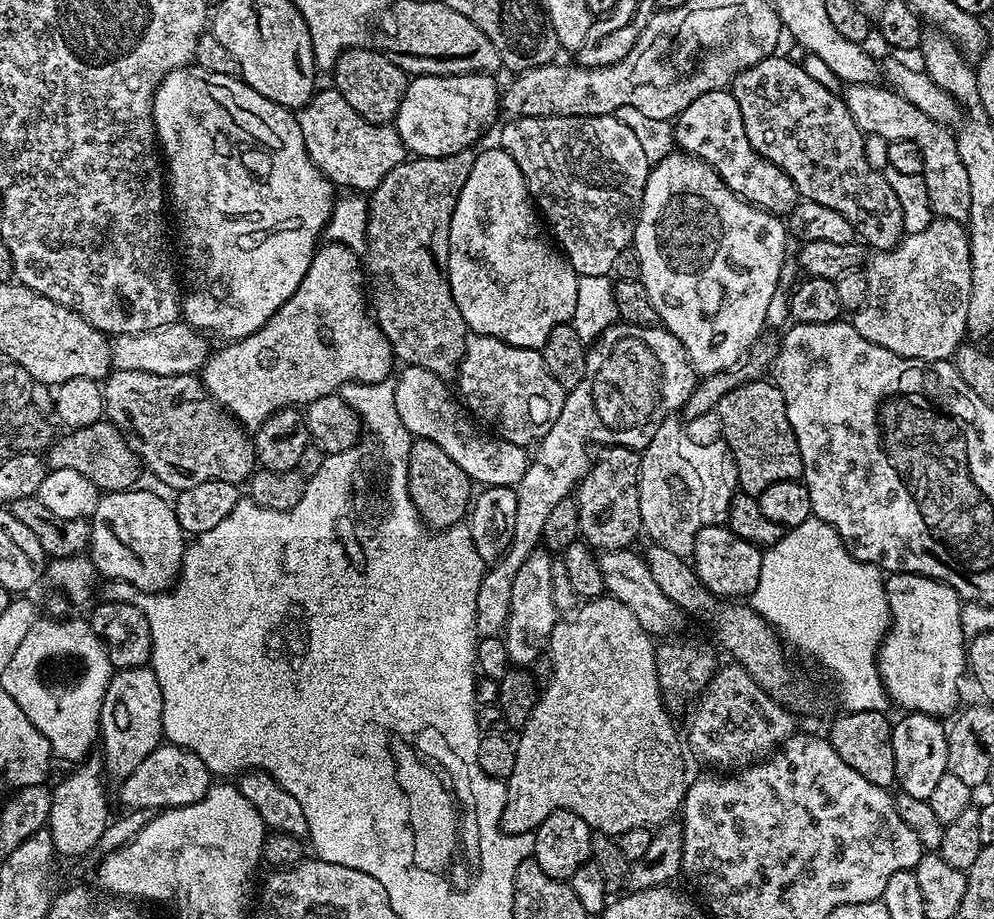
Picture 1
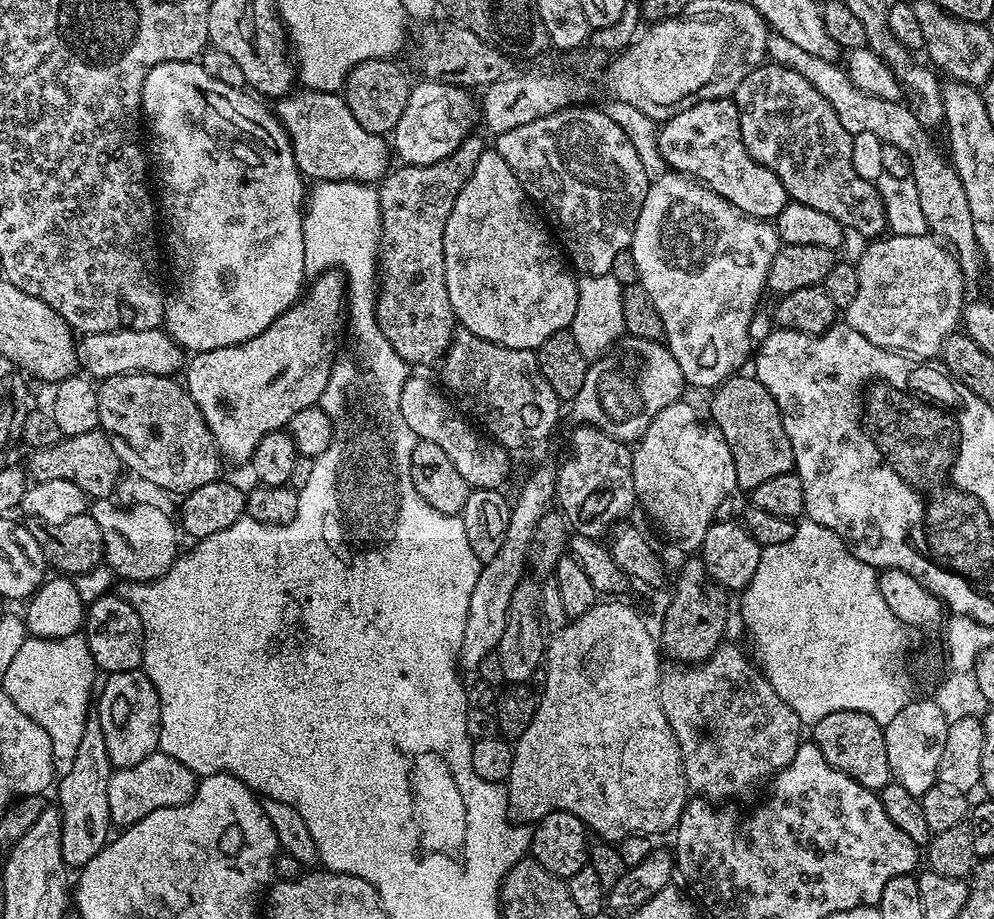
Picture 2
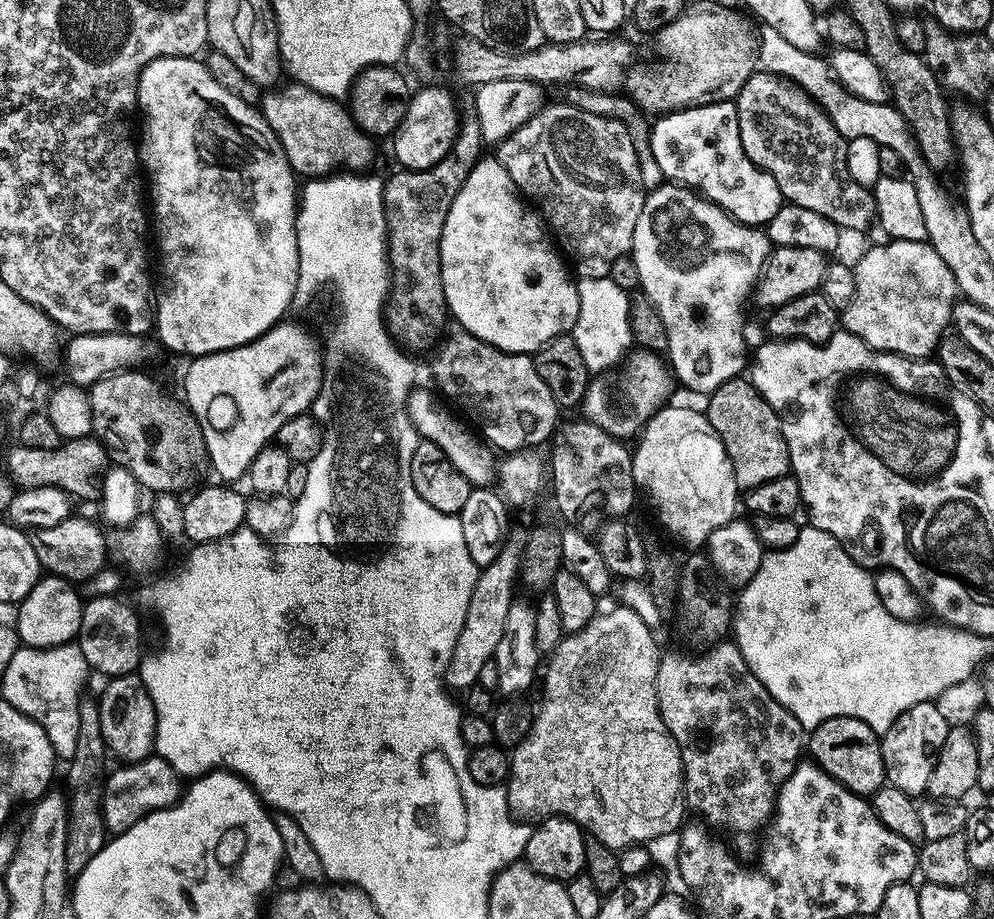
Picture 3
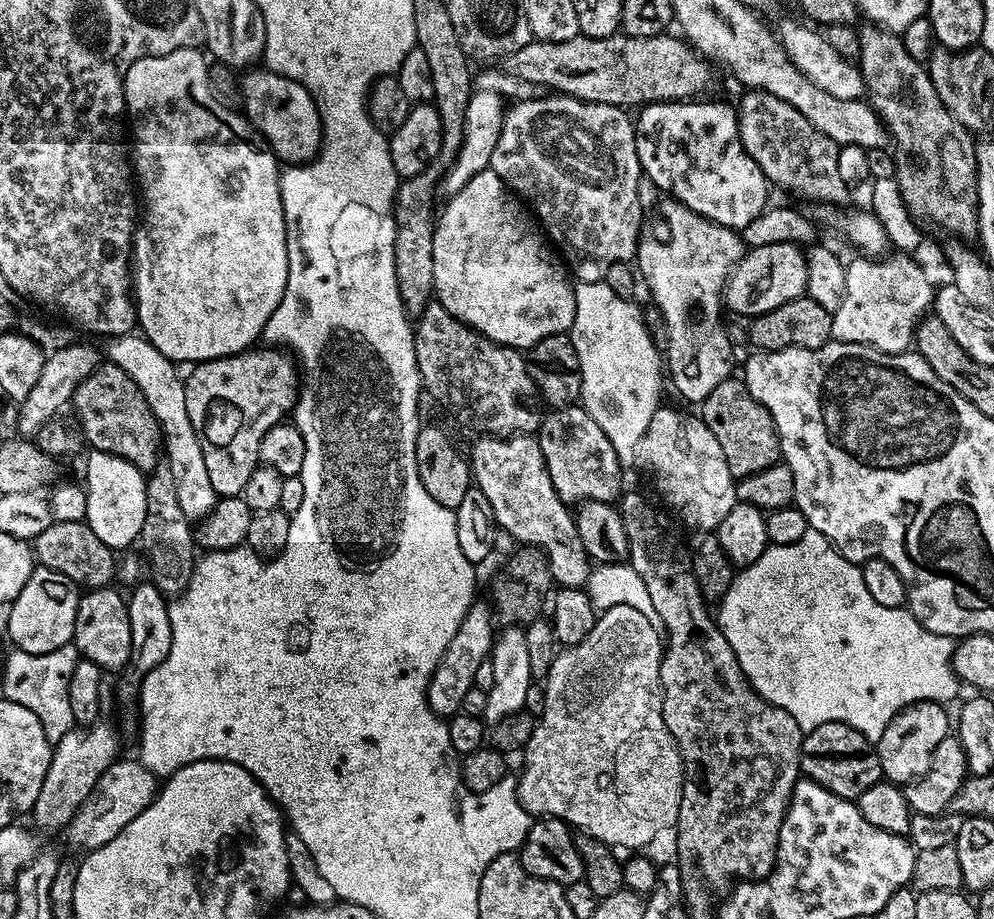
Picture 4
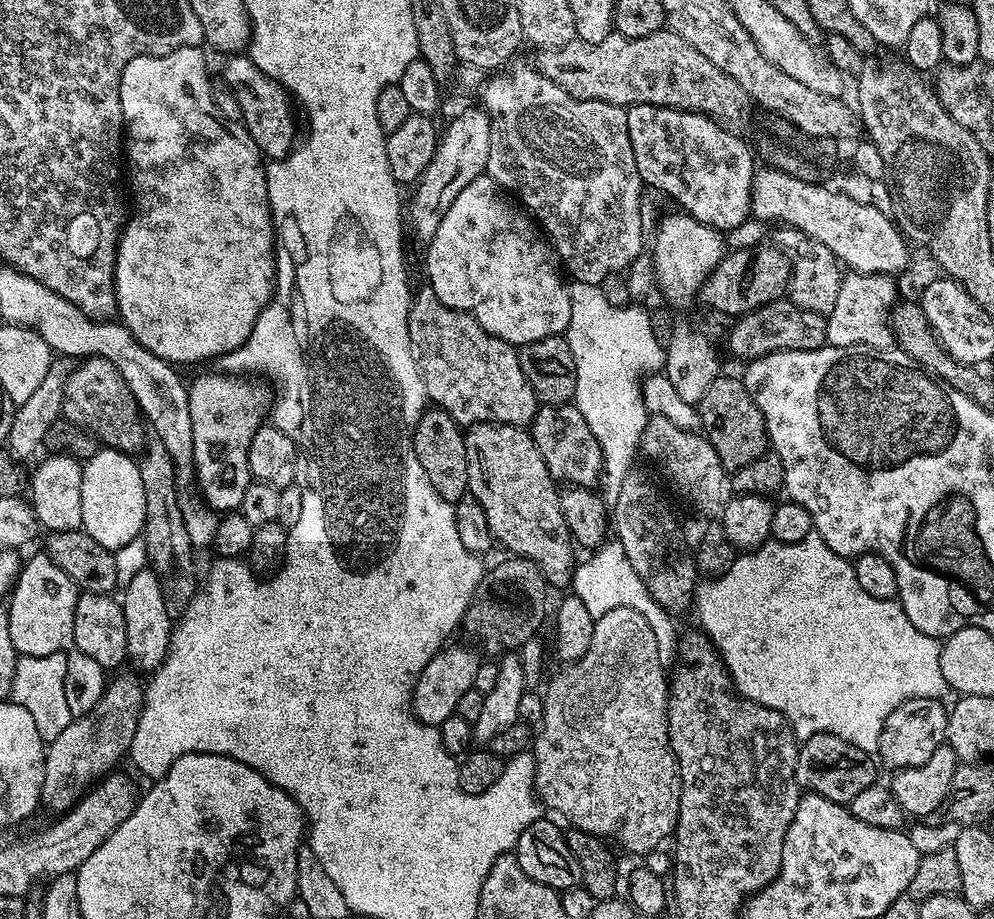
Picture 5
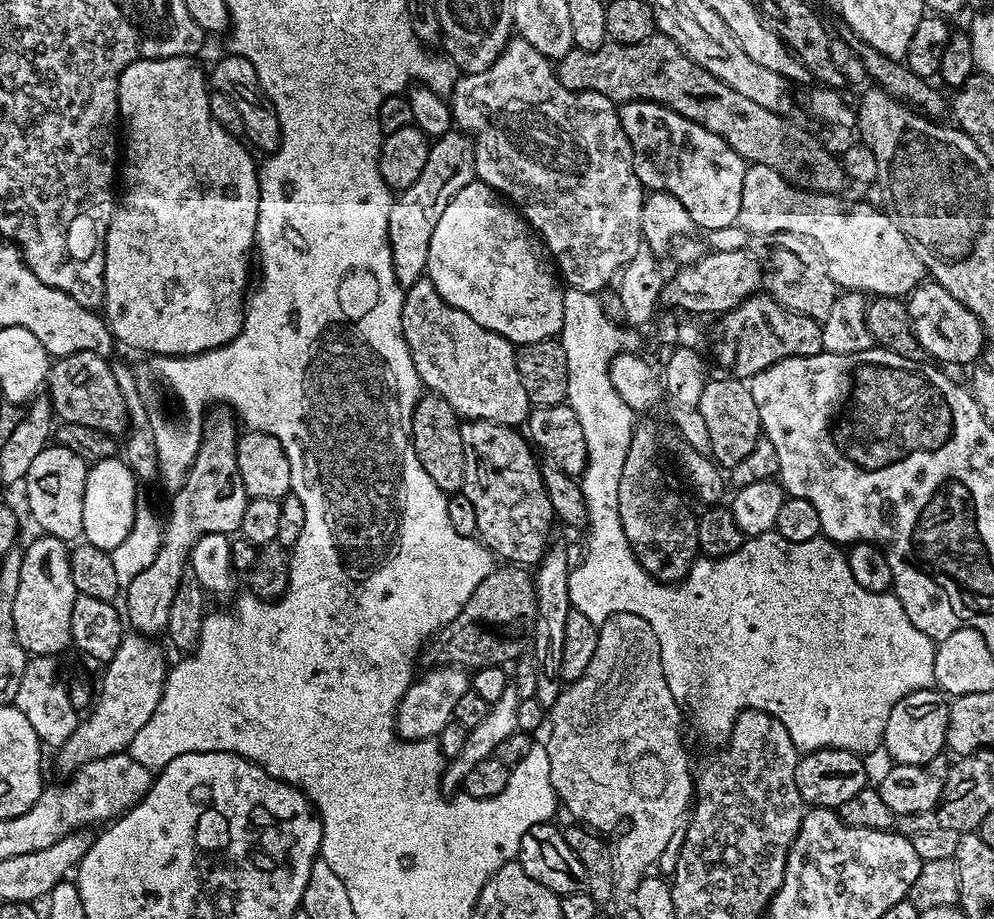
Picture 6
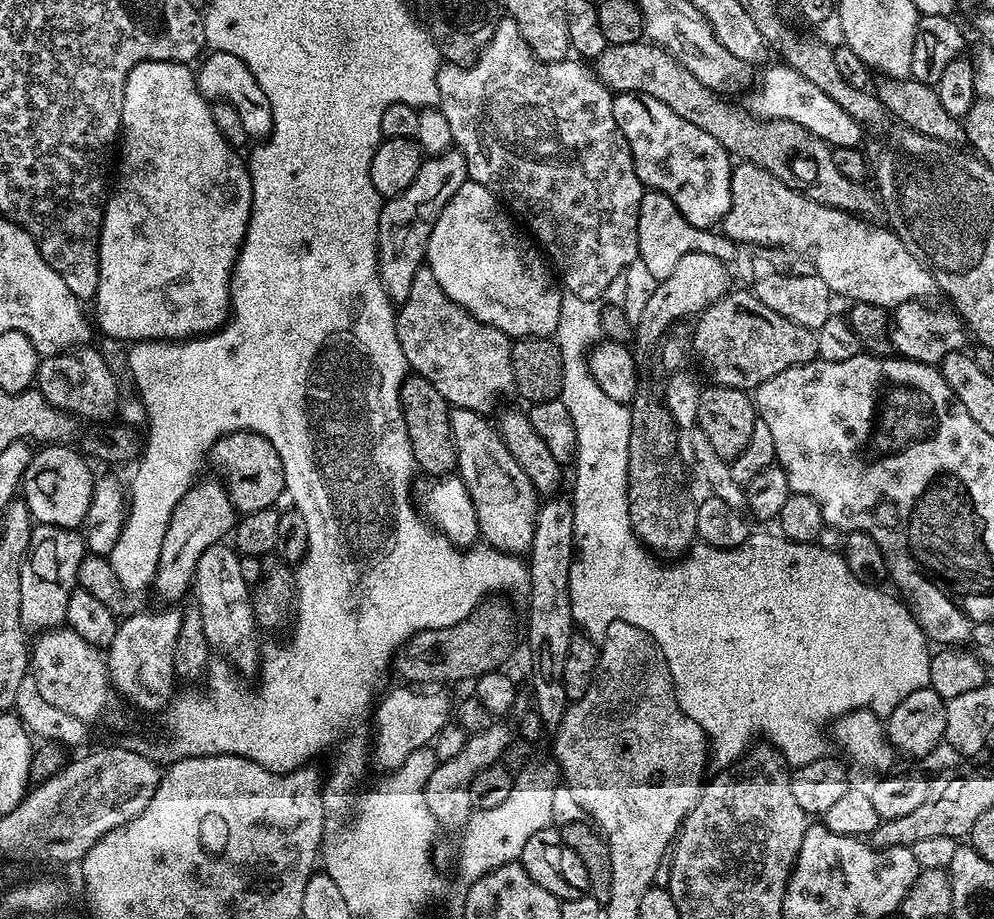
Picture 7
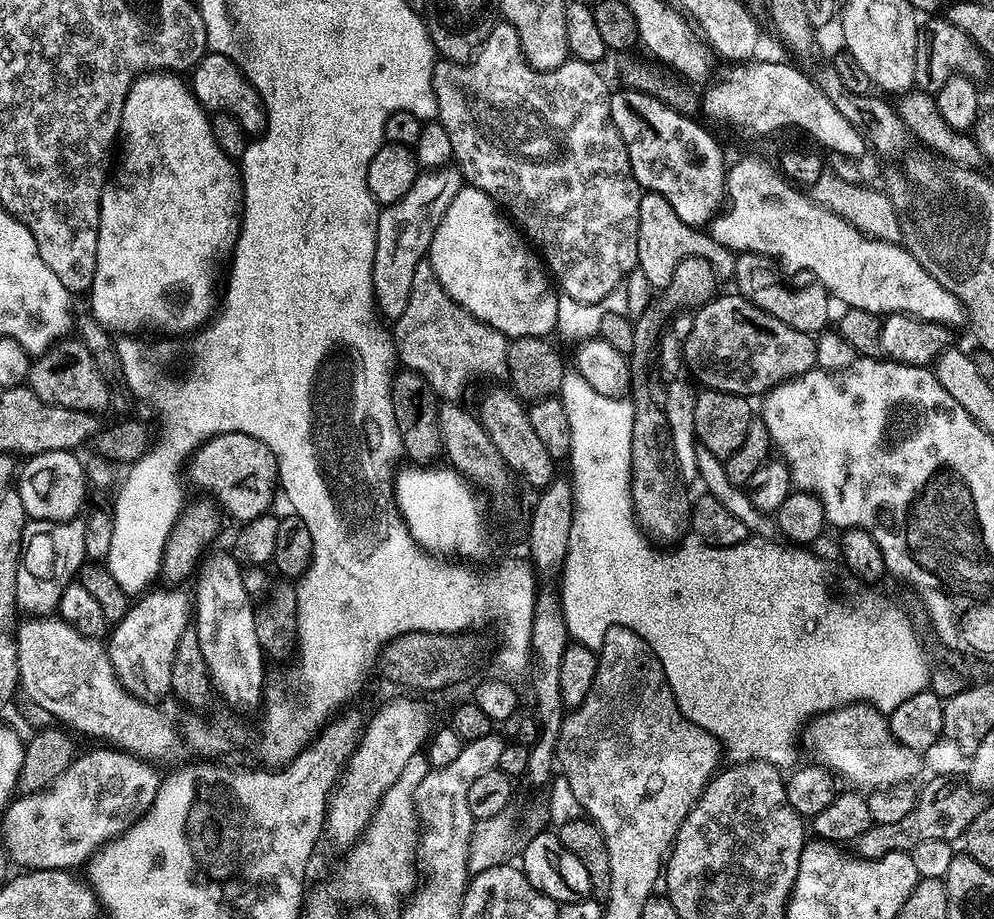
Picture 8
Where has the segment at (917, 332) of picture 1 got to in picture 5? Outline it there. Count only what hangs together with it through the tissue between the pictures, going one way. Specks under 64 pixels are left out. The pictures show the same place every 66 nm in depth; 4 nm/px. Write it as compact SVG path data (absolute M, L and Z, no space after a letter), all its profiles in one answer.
M848 272L840 281L834 310L826 313L828 344L833 348L863 346L869 350L888 350L893 347L890 313L898 303L896 284L892 276L875 276Z

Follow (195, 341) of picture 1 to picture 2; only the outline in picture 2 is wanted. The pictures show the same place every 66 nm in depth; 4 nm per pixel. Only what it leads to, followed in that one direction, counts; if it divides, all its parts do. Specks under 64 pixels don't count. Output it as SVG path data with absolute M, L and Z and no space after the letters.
M163 327L150 330L118 330L117 332L94 332L85 335L78 344L78 364L89 377L97 381L107 376L121 376L131 372L149 372L155 376L175 377L176 371L183 369L186 364L186 352L173 336L168 335Z

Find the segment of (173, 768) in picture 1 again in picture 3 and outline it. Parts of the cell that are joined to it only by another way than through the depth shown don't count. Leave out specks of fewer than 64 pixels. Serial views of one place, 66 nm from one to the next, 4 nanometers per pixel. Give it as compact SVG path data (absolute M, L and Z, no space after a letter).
M152 754L147 758L133 763L127 763L120 766L120 769L114 771L106 780L104 788L100 790L100 809L102 821L105 829L111 835L120 835L130 826L136 824L141 817L147 816L158 809L168 808L175 804L182 794L182 784L173 768L159 756Z

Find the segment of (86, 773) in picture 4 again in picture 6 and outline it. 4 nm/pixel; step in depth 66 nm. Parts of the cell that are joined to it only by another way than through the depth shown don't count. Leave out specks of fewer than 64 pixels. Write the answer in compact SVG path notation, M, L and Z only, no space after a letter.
M140 634L124 635L114 658L103 665L104 677L100 680L100 688L98 684L98 695L90 711L55 753L56 768L61 772L61 777L71 776L86 766L86 762L127 752L130 742L134 742L134 734L138 734L138 730L150 722L150 714L154 714L158 708L169 669L169 665L164 664L164 652L156 642Z

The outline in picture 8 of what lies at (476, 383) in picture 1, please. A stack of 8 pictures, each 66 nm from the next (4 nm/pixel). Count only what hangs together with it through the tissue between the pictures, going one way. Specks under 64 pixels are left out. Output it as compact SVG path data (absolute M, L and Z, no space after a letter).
M425 258L415 267L413 285L410 288L410 301L399 318L393 323L392 337L399 363L409 371L426 378L432 392L443 401L457 401L463 392L466 381L471 376L496 376L507 373L507 350L509 339L470 314L460 304L450 298L448 292L437 280L433 266Z

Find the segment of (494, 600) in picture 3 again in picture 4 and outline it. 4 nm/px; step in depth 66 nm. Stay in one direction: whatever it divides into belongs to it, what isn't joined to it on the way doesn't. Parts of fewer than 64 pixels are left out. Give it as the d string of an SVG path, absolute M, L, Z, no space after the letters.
M474 602L468 607L454 638L450 638L450 646L446 646L446 654L442 654L428 683L428 704L442 717L451 718L465 707L464 699L467 698L468 691L473 691L478 666L482 666L482 662L492 655L494 612L487 603L484 604Z

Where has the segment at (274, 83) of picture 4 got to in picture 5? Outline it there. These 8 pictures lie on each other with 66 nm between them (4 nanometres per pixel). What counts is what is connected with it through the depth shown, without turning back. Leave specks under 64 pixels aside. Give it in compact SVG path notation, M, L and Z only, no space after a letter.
M234 54L227 60L229 61L224 68L224 80L234 94L242 114L240 118L243 126L254 139L261 155L269 161L281 160L288 156L296 140L296 137L294 138L296 112L291 97L280 84L262 73L246 54Z

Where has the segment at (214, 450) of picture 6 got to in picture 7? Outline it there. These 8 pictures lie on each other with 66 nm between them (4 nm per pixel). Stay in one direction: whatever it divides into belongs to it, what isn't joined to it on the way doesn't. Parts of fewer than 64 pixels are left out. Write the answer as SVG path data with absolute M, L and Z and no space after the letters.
M201 479L189 487L188 493L178 502L166 528L166 538L162 538L162 554L158 554L158 570L154 574L150 588L156 591L160 602L180 602L184 595L189 595L196 578L198 558L210 546L221 543L224 535L236 527L238 513L228 497L228 489L219 479Z

